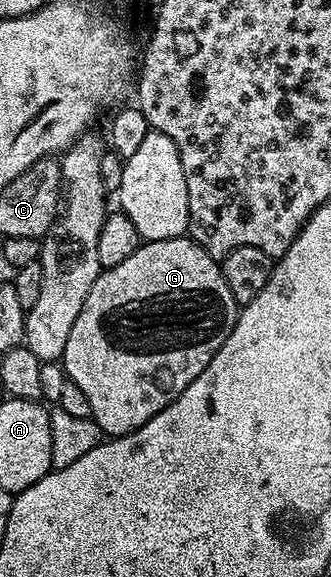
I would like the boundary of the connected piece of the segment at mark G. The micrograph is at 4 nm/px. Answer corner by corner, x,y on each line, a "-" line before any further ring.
183,235
172,239
147,241
139,244
137,251
128,255
128,259
120,263
120,267
112,267
103,271
96,279
96,283
92,283
92,291
88,291
88,299
84,299
84,307
80,307
80,315
76,315
76,323
72,323
72,331
68,335
68,344
64,347
64,355
60,364
65,369
68,380
76,383
80,391
84,391
88,404
92,406
90,417
101,427
103,434
110,437
122,437
126,433
144,427
148,419
164,411
164,407
171,405
185,391
188,383
192,383
192,379
196,379
200,371
204,371
204,367
212,363
224,339
232,335
232,327
238,322
239,312
240,306
236,303
236,299
232,299
232,291
228,291
228,283
224,283
221,264
205,253
193,239

